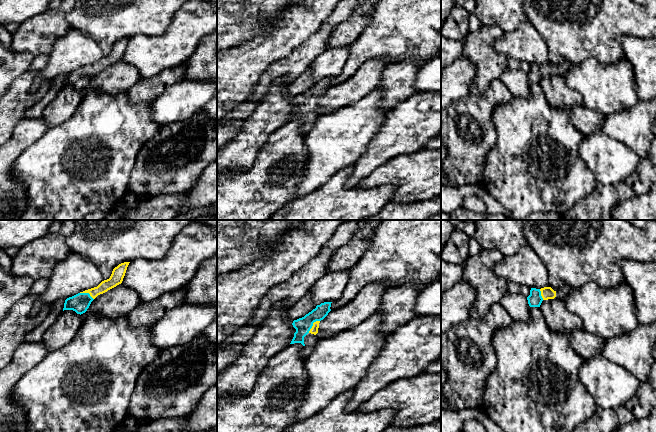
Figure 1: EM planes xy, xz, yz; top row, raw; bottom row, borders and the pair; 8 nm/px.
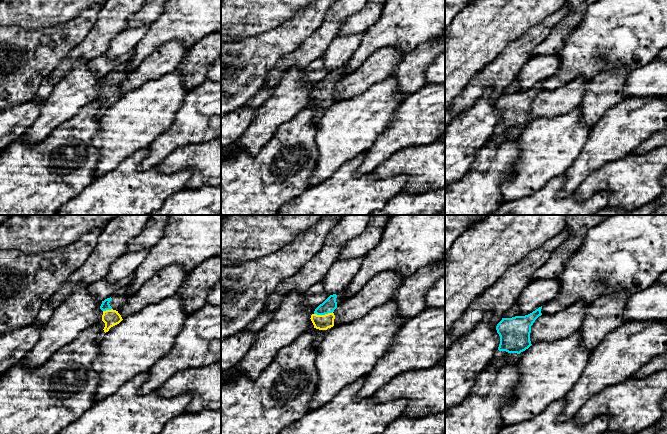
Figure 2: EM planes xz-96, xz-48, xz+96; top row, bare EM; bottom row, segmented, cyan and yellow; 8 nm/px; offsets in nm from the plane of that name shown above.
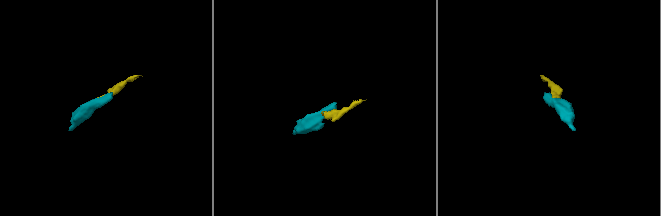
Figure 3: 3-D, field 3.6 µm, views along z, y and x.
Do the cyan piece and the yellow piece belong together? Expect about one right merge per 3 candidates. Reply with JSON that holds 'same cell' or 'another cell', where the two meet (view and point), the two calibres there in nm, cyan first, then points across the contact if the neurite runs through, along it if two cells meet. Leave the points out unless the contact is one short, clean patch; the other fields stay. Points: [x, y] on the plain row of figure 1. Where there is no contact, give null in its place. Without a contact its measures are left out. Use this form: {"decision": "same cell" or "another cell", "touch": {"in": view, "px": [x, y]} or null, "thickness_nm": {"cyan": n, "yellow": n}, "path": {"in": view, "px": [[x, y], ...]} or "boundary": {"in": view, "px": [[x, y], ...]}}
{"decision": "same cell", "touch": {"in": "xz", "px": [312, 101]}, "thickness_nm": {"cyan": 130, "yellow": 60}, "path": {"in": "xz", "px": [[302, 101], [312, 101], [314, 106]]}}

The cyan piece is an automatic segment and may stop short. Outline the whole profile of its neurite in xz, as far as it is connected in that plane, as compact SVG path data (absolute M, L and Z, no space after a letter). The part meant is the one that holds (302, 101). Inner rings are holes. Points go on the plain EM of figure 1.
M324 78L317 81L315 85L306 90L304 93L294 96L292 101L296 105L294 113L290 120L301 119L304 120L304 113L308 110L316 111L318 109L319 99L331 87L332 78Z

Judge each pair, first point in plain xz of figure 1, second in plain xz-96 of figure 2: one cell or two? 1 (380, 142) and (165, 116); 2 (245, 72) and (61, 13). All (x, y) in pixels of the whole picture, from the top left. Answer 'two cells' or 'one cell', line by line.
1: two cells
2: two cells

